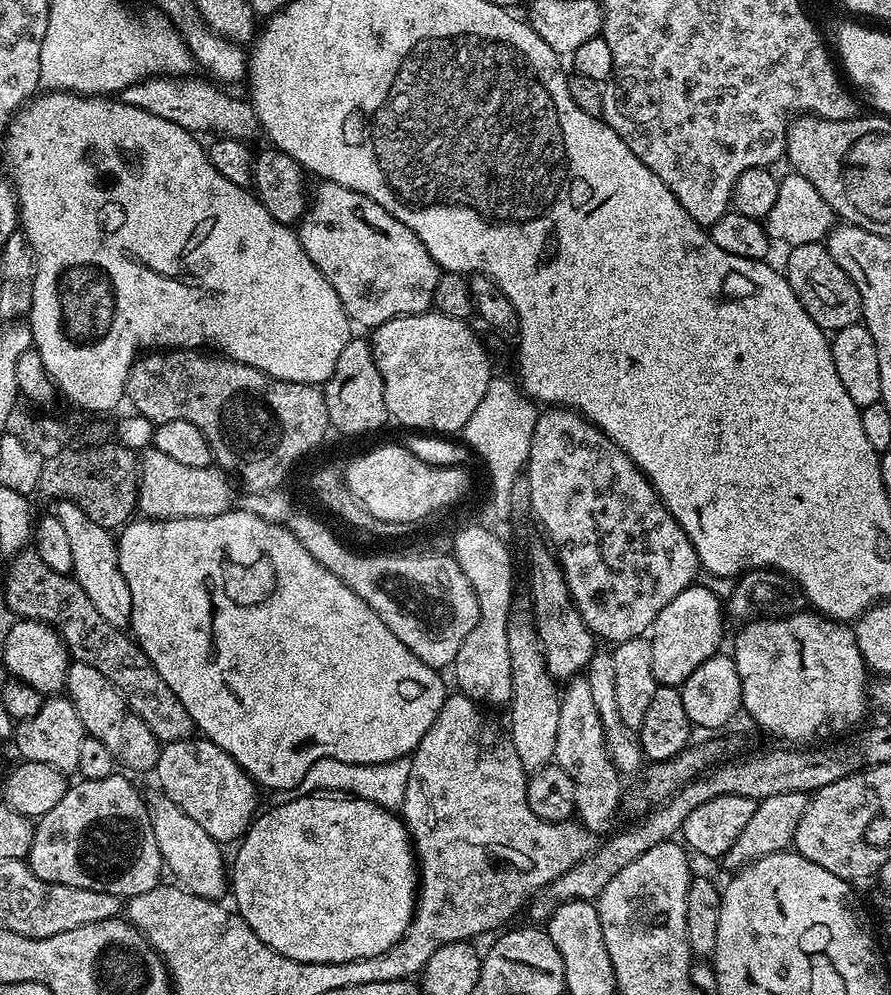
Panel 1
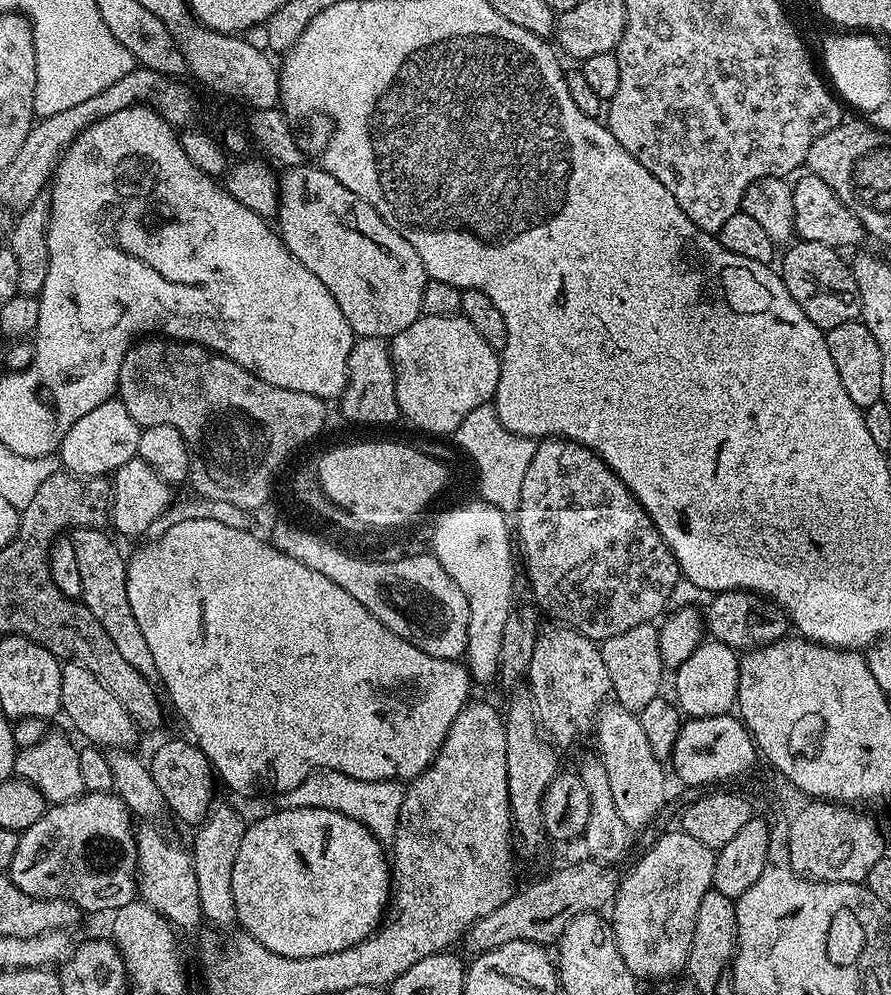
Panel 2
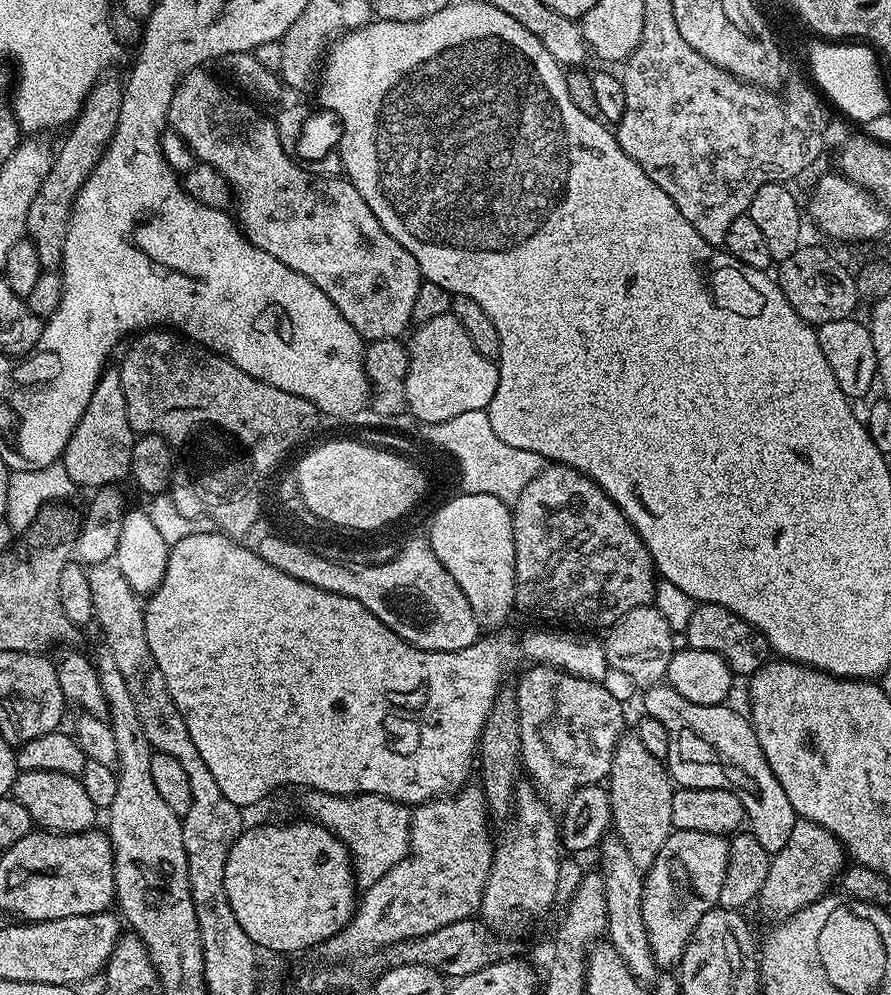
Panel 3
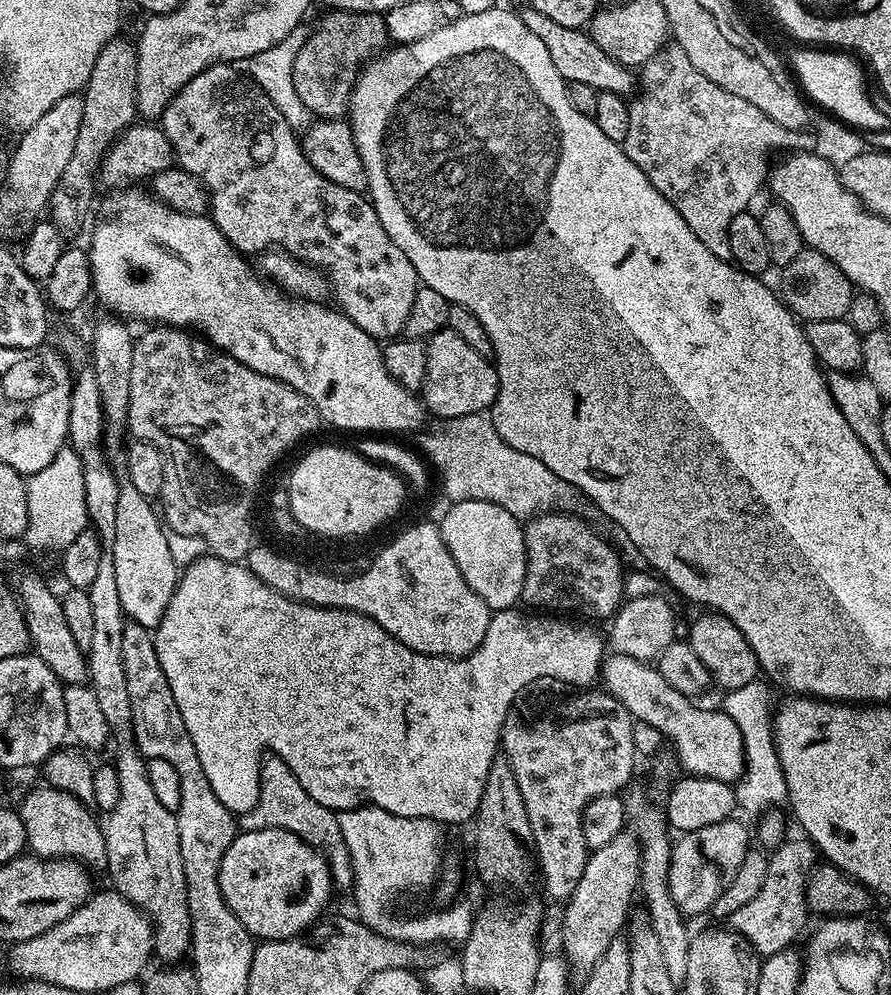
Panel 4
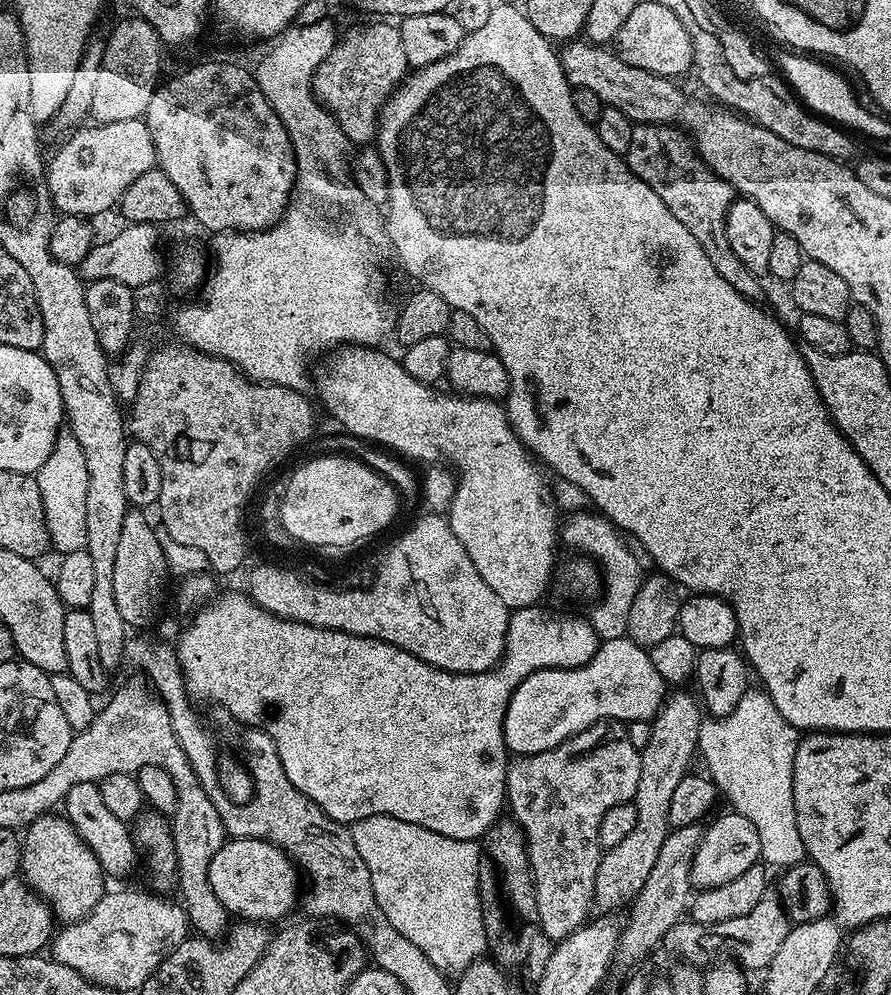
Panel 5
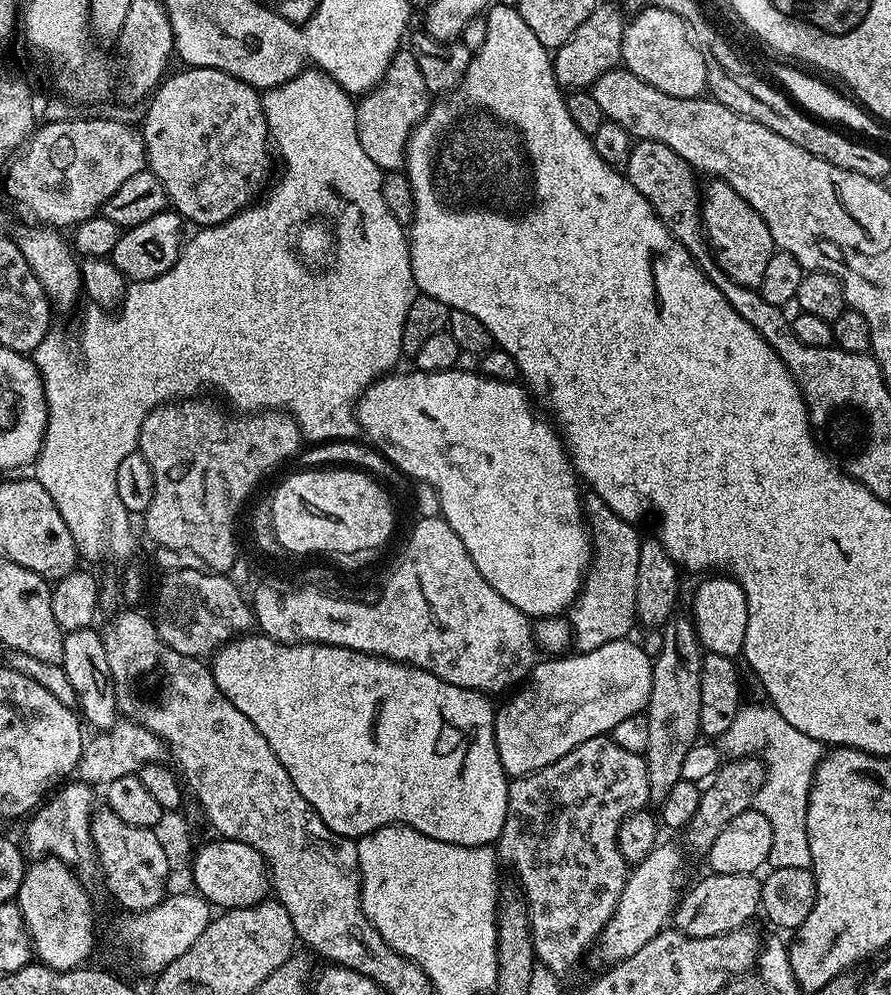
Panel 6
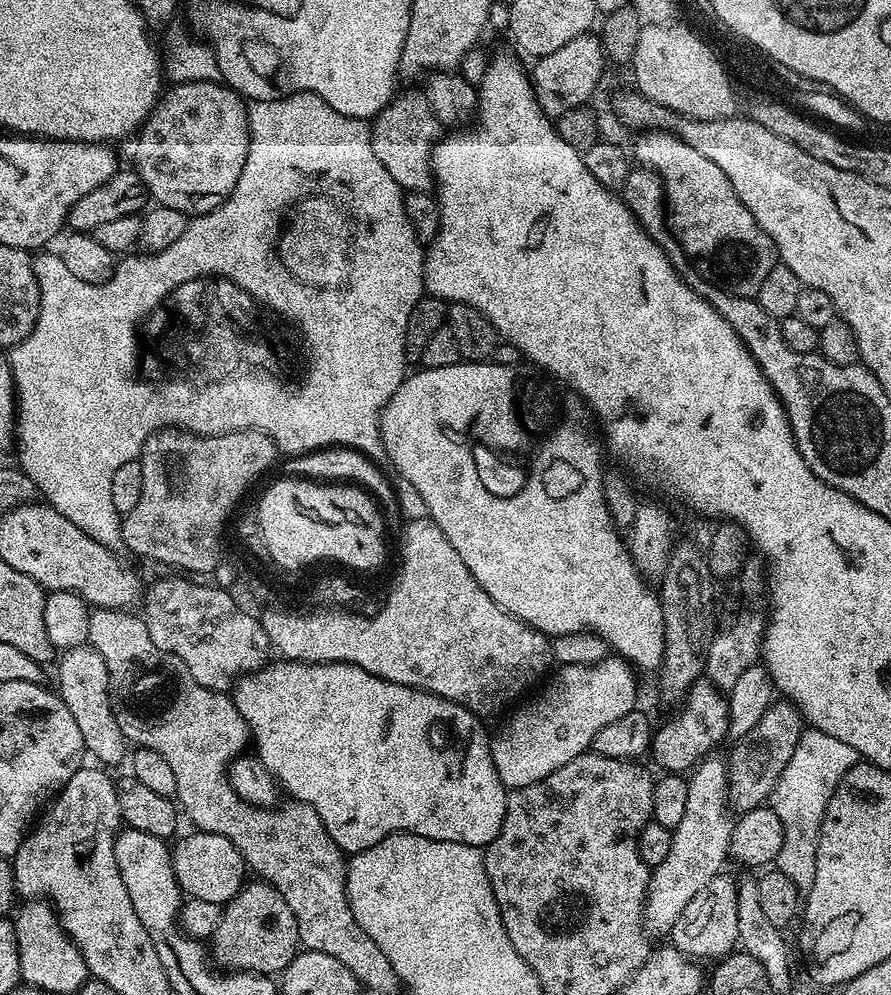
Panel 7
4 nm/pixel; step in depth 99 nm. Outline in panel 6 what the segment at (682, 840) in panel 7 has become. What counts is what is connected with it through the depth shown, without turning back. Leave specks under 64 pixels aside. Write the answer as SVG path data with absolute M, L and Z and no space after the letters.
M657 843L655 850L646 854L646 858L642 858L642 862L629 871L622 898L618 898L616 912L608 919L598 937L598 949L605 965L611 966L625 960L630 954L638 954L638 950L642 950L650 938L665 931L667 924L664 923L673 919L678 903L676 867L680 864L680 852L664 843Z

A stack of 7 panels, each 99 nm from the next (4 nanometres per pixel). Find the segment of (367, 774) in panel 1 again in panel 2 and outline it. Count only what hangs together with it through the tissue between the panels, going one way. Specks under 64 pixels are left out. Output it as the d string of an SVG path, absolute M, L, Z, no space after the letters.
M325 768L312 772L302 783L288 792L275 793L275 807L281 808L325 808L341 812L370 830L381 842L391 841L396 835L400 811L404 801L405 785L399 780L355 780L338 770Z

